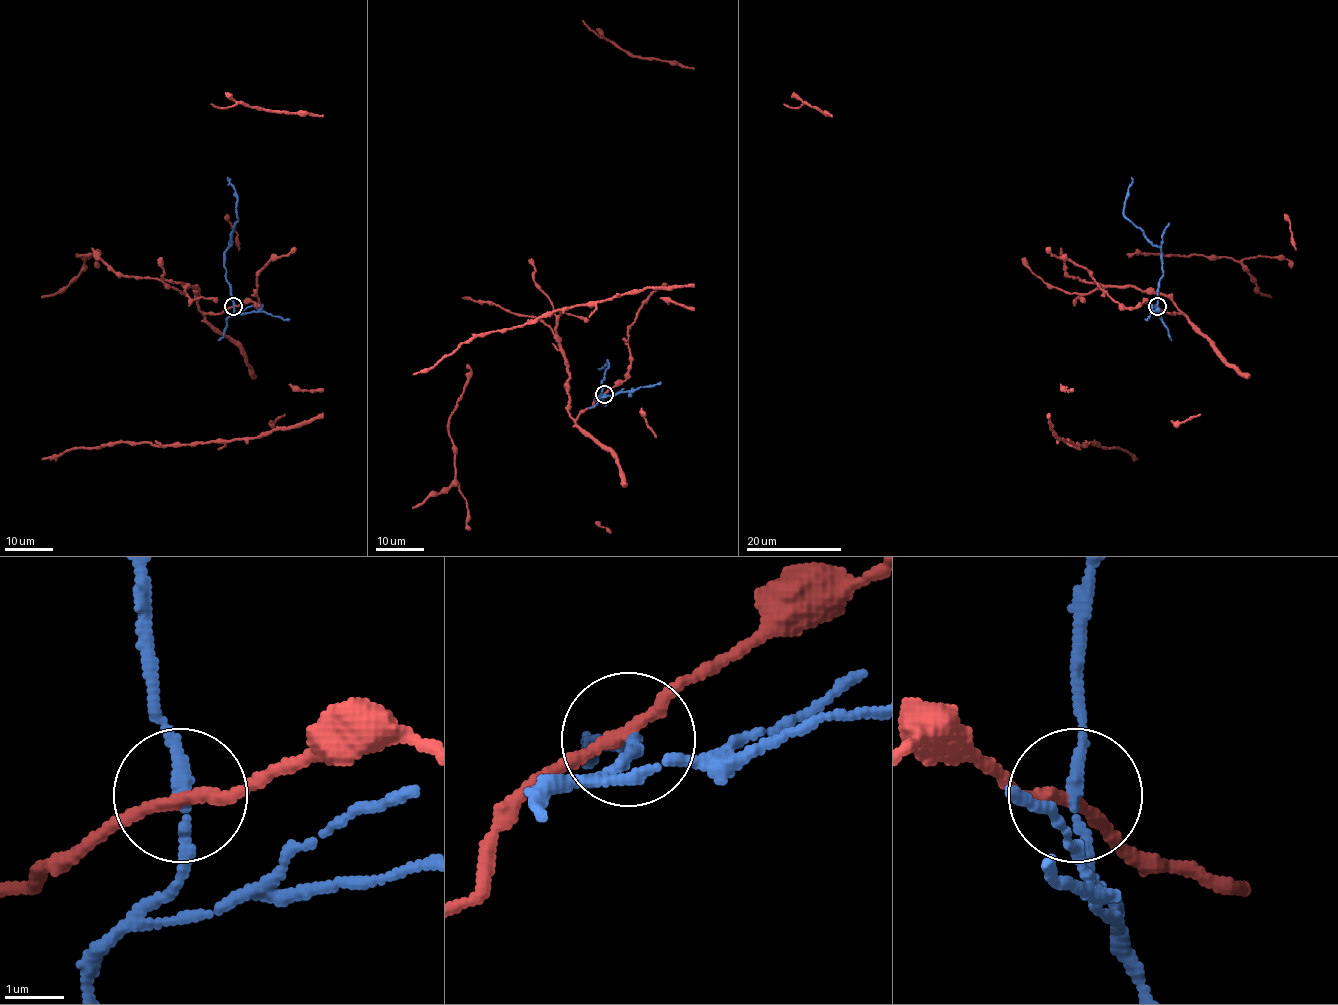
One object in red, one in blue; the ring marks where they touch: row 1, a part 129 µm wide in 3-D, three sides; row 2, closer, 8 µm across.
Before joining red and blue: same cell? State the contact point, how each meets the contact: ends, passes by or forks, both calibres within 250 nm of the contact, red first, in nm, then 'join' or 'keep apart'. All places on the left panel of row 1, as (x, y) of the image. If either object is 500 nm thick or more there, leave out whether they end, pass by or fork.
place (233, 306); red passes by; blue passes by; calibres 200 and 190 nm; keep apart

